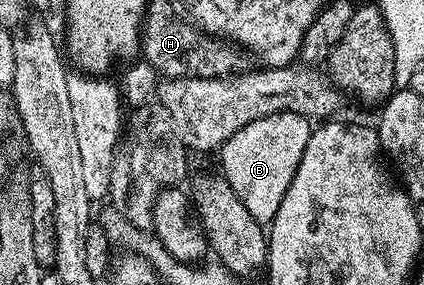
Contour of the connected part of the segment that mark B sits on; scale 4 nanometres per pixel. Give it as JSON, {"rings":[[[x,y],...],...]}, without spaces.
{"rings":[[[282,112],[254,120],[254,124],[246,124],[246,128],[238,128],[238,132],[220,147],[222,176],[230,188],[234,188],[238,200],[246,204],[254,220],[263,223],[278,212],[278,204],[282,204],[282,196],[286,196],[286,188],[290,188],[290,180],[294,180],[294,172],[298,172],[298,162],[302,160],[302,152],[306,152],[313,129],[309,119],[294,112]]]}

